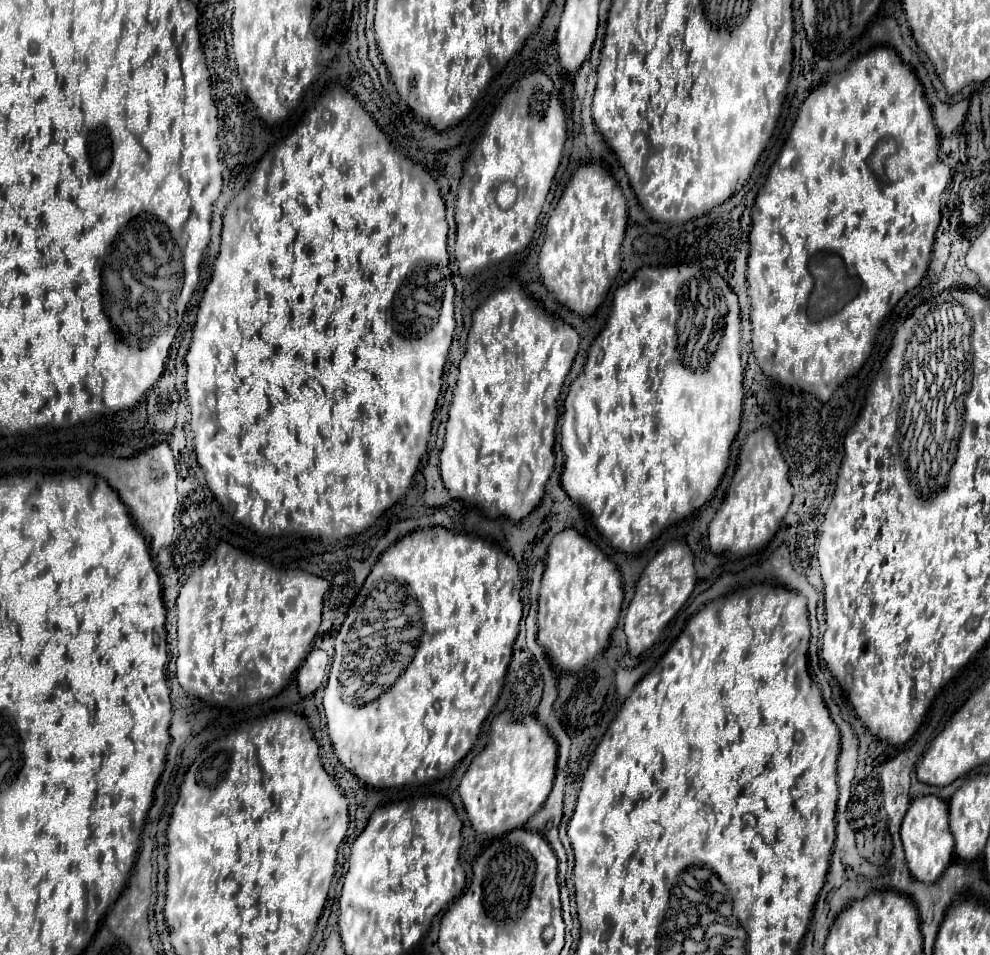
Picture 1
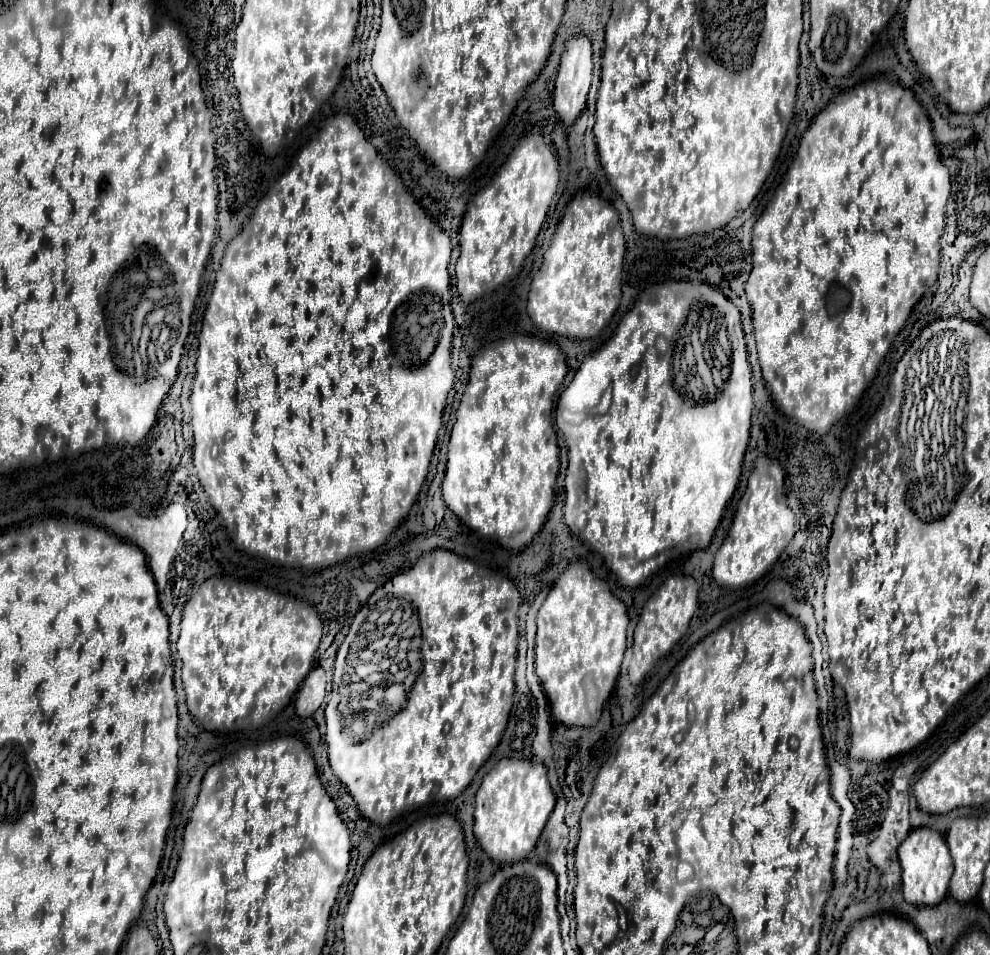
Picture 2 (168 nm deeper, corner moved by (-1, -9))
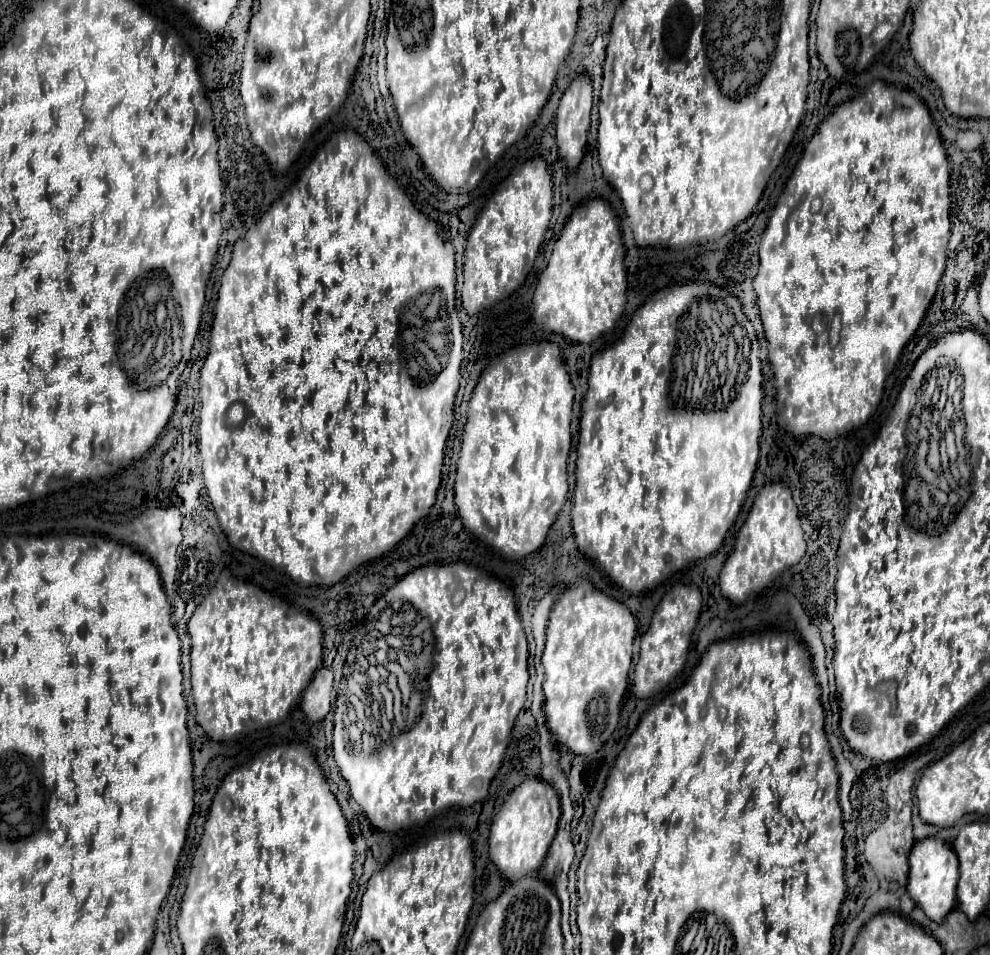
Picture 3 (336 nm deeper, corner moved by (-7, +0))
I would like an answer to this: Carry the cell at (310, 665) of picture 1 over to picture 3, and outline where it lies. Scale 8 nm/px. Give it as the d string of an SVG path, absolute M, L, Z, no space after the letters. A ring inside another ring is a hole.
M329 668L317 670L301 698L301 708L309 722L321 722L329 714L331 688L333 688L333 672Z

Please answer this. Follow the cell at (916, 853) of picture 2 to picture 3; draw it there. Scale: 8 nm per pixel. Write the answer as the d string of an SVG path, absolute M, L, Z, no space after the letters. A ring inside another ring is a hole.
M925 838L919 840L911 854L909 854L909 874L907 874L907 892L919 904L919 908L927 914L927 918L933 918L933 922L943 922L943 918L957 906L957 882L959 882L959 870L957 870L957 854L953 848L937 838Z

